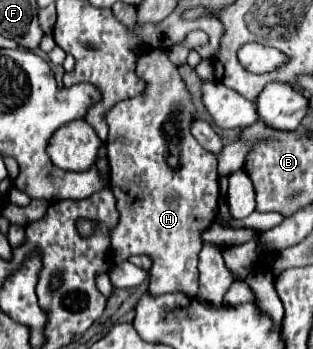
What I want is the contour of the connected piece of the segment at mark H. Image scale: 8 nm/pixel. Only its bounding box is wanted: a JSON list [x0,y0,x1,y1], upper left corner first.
[105,51,219,297]

